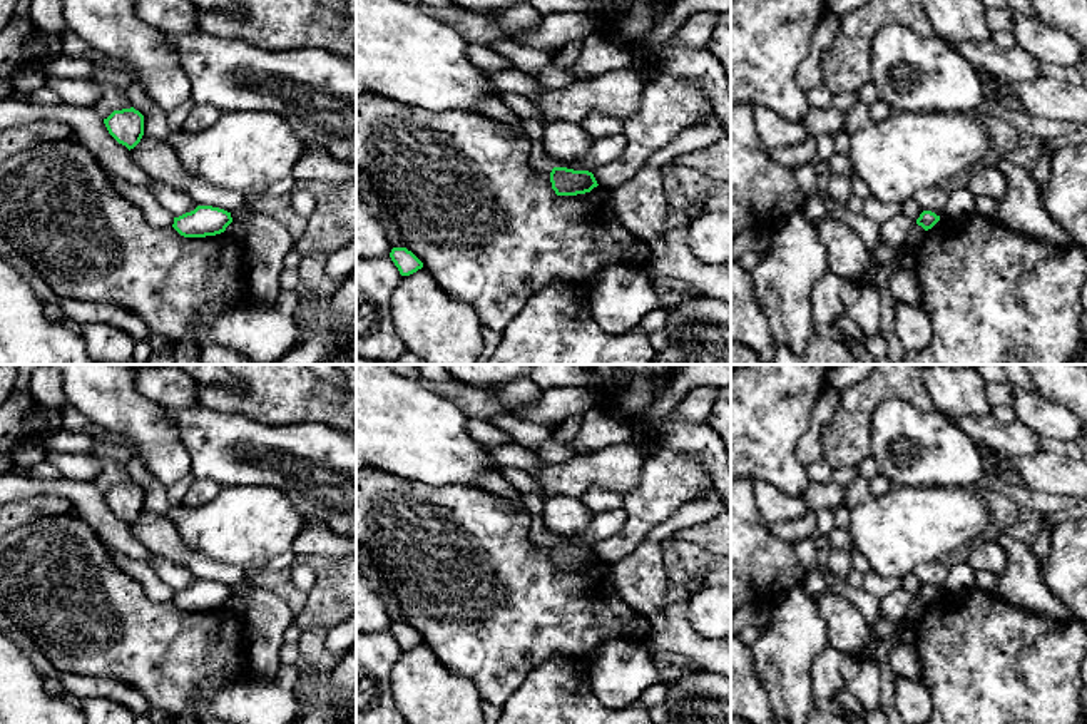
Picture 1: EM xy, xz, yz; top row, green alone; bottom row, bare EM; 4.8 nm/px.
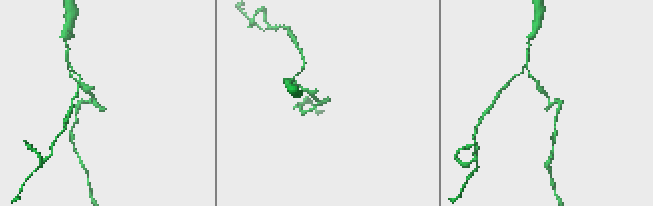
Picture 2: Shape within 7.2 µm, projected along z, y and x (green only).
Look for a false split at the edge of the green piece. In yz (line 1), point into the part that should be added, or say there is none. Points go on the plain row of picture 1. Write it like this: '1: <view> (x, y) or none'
1: none

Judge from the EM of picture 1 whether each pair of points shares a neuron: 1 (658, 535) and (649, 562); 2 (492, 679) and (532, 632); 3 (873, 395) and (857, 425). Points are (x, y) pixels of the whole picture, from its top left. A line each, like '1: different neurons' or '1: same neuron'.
1: different neurons
2: same neuron
3: same neuron

